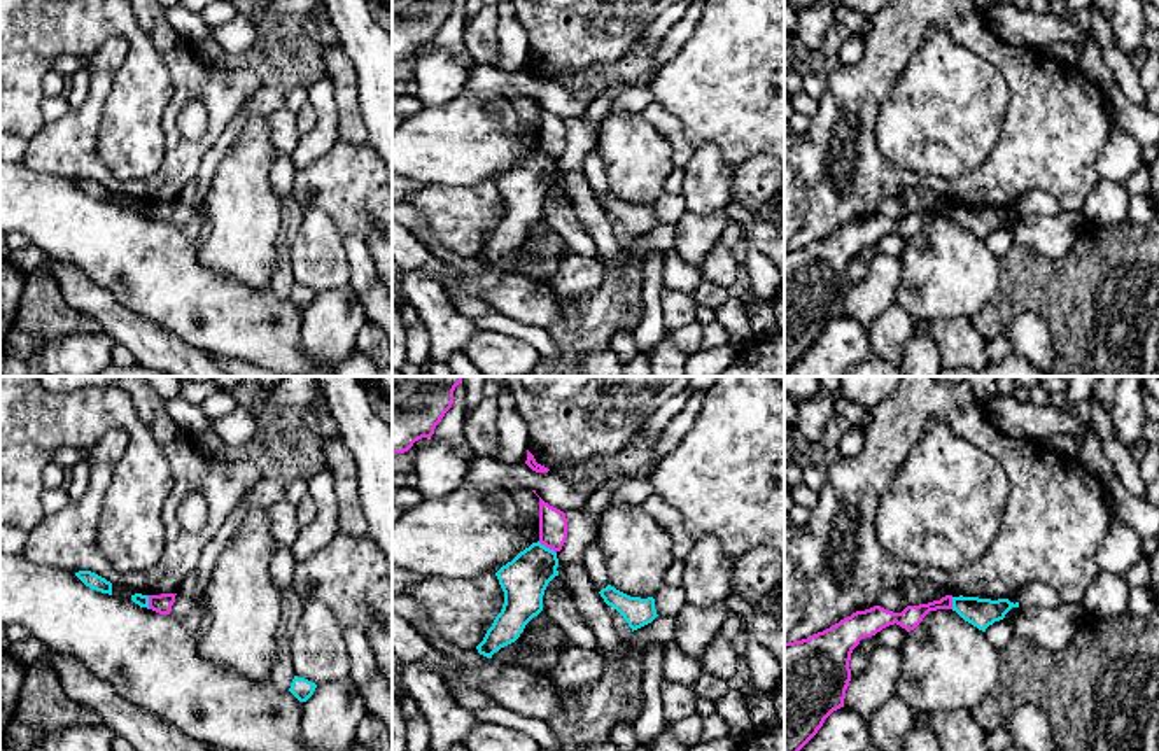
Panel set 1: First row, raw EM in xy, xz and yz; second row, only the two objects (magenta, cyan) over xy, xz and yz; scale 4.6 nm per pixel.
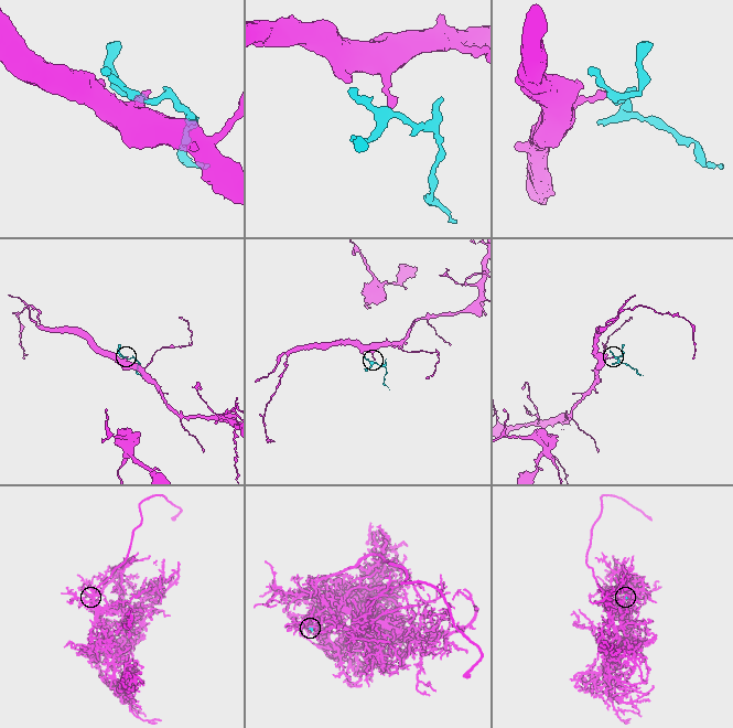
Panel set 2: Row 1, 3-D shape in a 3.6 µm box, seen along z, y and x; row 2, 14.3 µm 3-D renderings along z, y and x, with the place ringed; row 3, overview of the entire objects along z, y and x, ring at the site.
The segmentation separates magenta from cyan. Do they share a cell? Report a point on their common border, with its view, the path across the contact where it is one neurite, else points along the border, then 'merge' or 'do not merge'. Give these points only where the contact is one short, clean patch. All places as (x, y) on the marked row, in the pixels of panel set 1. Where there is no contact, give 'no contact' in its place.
meets magenta in xz at (547, 547); border along xz (538, 541), (555, 554); do not merge

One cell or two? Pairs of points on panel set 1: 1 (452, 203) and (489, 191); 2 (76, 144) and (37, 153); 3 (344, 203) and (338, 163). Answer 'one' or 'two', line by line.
1: one
2: one
3: one

